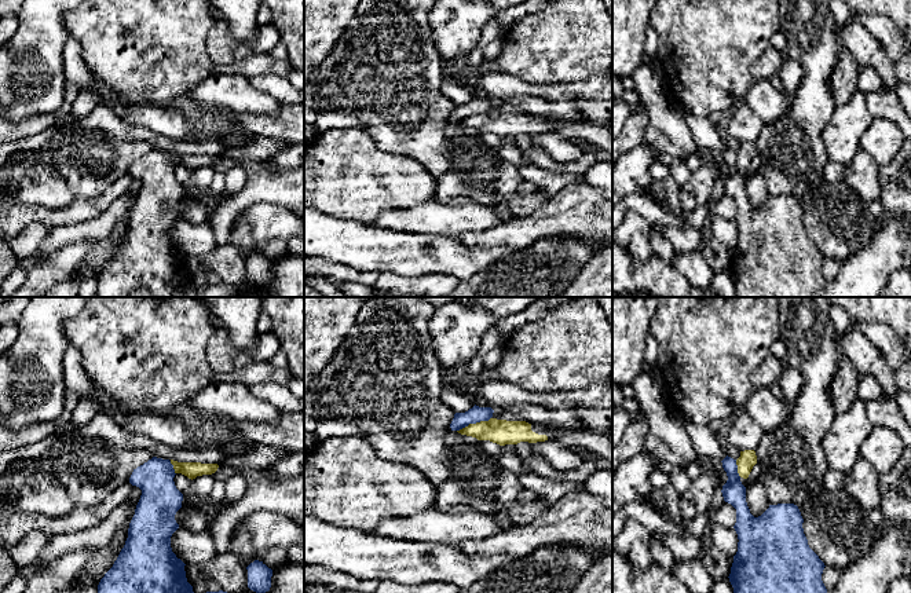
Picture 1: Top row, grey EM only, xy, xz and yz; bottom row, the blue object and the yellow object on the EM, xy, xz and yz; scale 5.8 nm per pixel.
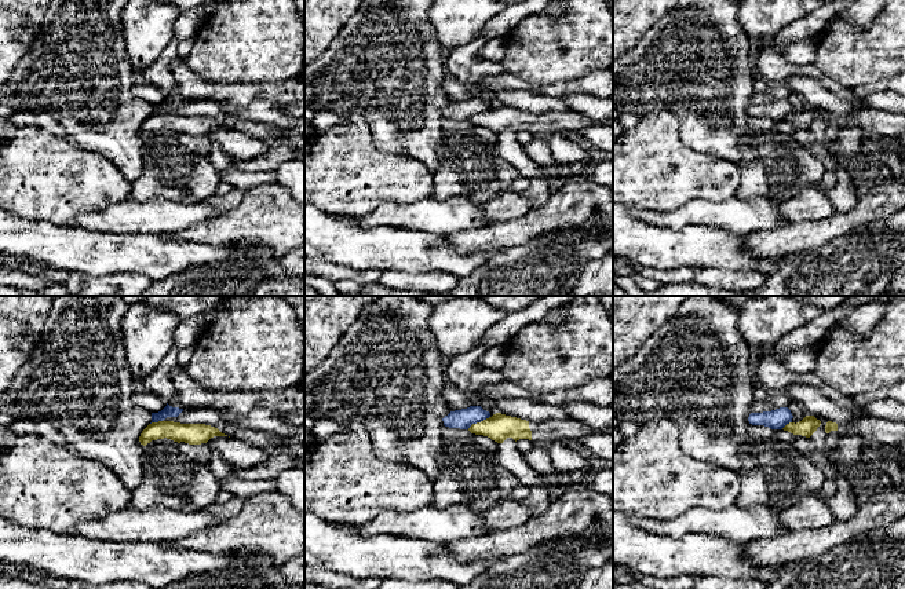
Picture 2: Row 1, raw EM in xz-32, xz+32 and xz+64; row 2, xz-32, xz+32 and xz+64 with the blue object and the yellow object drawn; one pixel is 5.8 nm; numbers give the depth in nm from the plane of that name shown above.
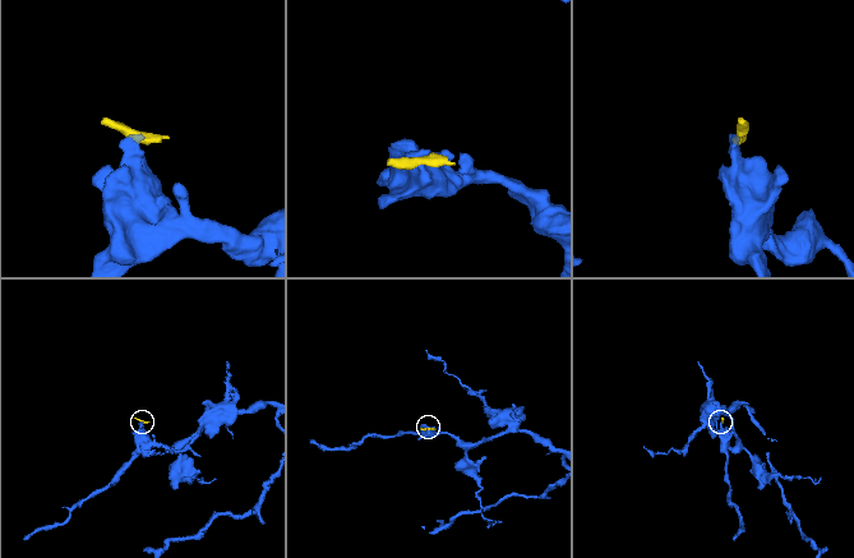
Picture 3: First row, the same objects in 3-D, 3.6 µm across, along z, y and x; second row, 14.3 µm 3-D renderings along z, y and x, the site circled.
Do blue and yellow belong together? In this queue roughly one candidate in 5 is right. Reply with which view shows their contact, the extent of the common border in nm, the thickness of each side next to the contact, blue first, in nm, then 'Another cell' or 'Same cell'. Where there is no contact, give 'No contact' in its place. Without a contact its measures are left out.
Touches blue in xz. Shared border 220 nm. Thickness 90 nm (blue) against 150 nm. Another cell

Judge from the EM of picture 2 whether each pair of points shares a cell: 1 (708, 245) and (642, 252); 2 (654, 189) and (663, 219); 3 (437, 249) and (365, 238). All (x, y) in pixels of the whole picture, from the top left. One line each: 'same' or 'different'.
1: same
2: different
3: same

